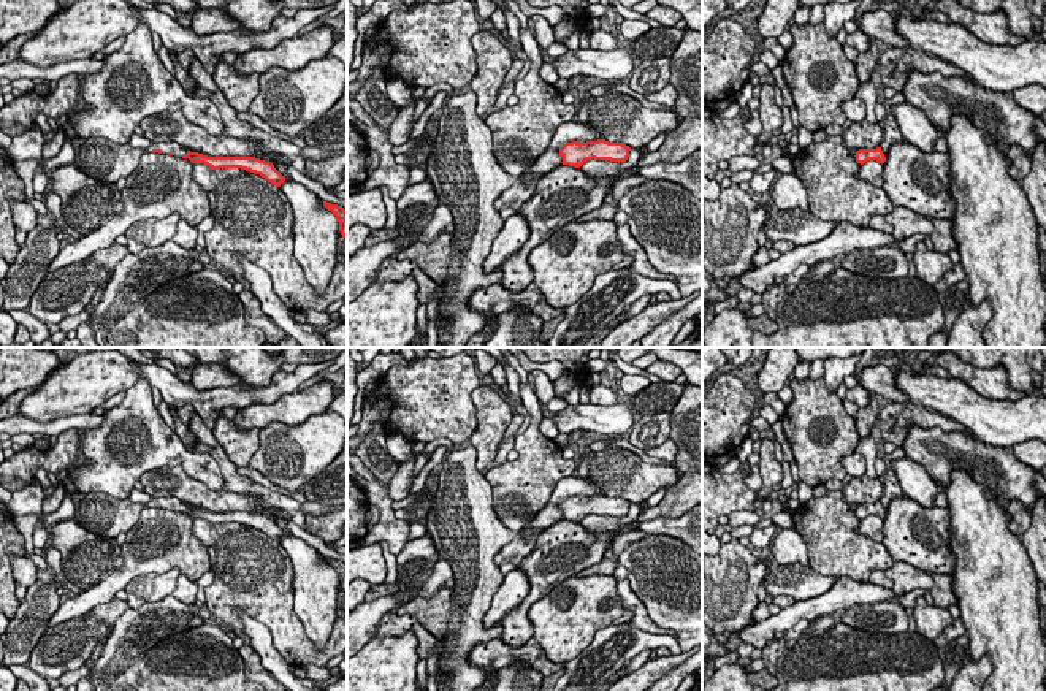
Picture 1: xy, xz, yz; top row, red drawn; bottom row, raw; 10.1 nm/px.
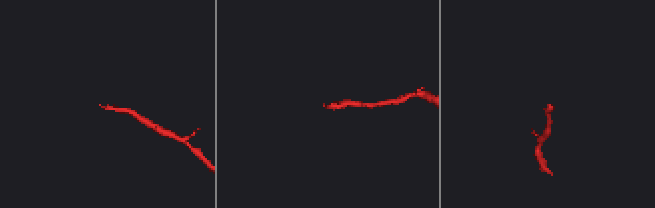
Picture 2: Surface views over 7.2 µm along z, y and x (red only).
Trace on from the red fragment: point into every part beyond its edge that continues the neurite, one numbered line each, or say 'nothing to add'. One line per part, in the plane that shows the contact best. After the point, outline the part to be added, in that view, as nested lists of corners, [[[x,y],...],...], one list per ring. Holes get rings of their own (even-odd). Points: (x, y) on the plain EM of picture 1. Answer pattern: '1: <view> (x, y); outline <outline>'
1: xy (97, 512); outline [[[74,493],[74,520],[89,533],[103,537],[117,537],[128,533],[139,520],[144,507],[160,504],[162,509],[187,510],[185,502],[176,498],[151,498],[149,502],[132,502],[130,499],[116,499],[106,493]]]

